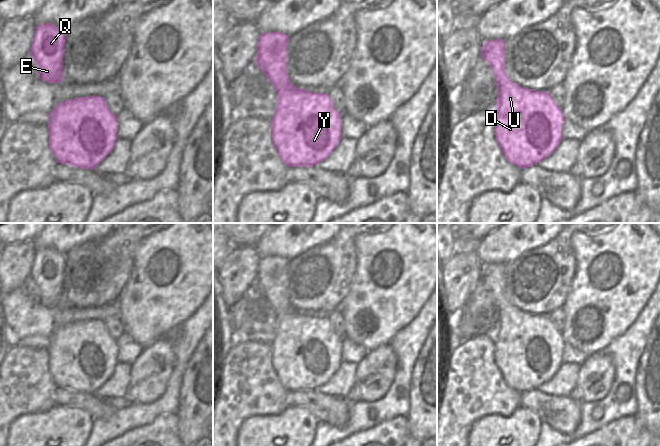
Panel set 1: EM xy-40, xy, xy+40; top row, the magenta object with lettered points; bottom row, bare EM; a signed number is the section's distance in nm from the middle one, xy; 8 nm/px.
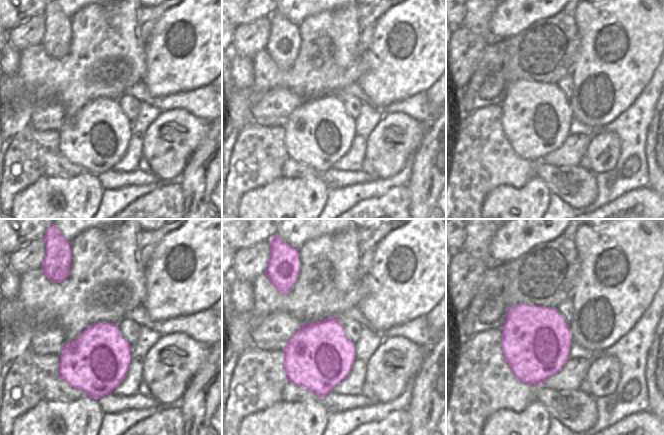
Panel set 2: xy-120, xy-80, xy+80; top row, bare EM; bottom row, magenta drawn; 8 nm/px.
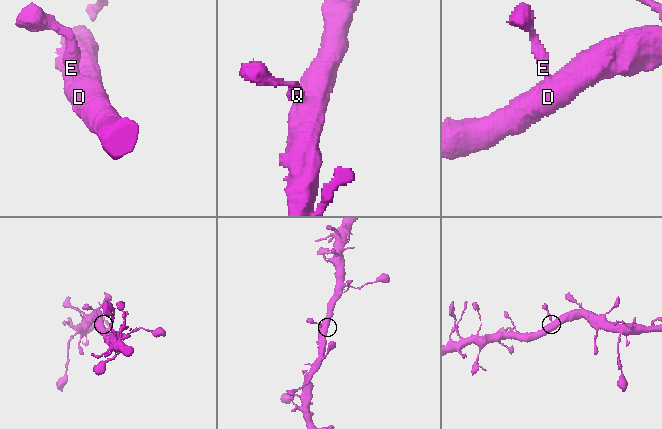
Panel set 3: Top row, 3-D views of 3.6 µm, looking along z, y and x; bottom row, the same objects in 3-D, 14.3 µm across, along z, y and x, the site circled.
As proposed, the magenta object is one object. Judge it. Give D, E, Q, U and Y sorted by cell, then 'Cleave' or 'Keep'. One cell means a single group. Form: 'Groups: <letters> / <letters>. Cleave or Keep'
Groups: D E Q U Y. Keep

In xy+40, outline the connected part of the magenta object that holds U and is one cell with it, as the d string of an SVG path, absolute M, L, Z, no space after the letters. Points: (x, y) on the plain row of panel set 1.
M504 264L485 265L481 280L489 288L498 314L493 344L495 364L503 380L520 393L537 389L563 363L561 333L549 315L520 311L505 298Z

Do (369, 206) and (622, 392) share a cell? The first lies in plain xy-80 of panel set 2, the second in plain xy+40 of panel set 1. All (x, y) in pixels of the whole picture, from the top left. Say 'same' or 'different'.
different

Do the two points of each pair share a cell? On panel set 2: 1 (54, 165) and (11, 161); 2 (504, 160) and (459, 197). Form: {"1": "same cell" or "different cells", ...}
{"1": "different cells", "2": "same cell"}

